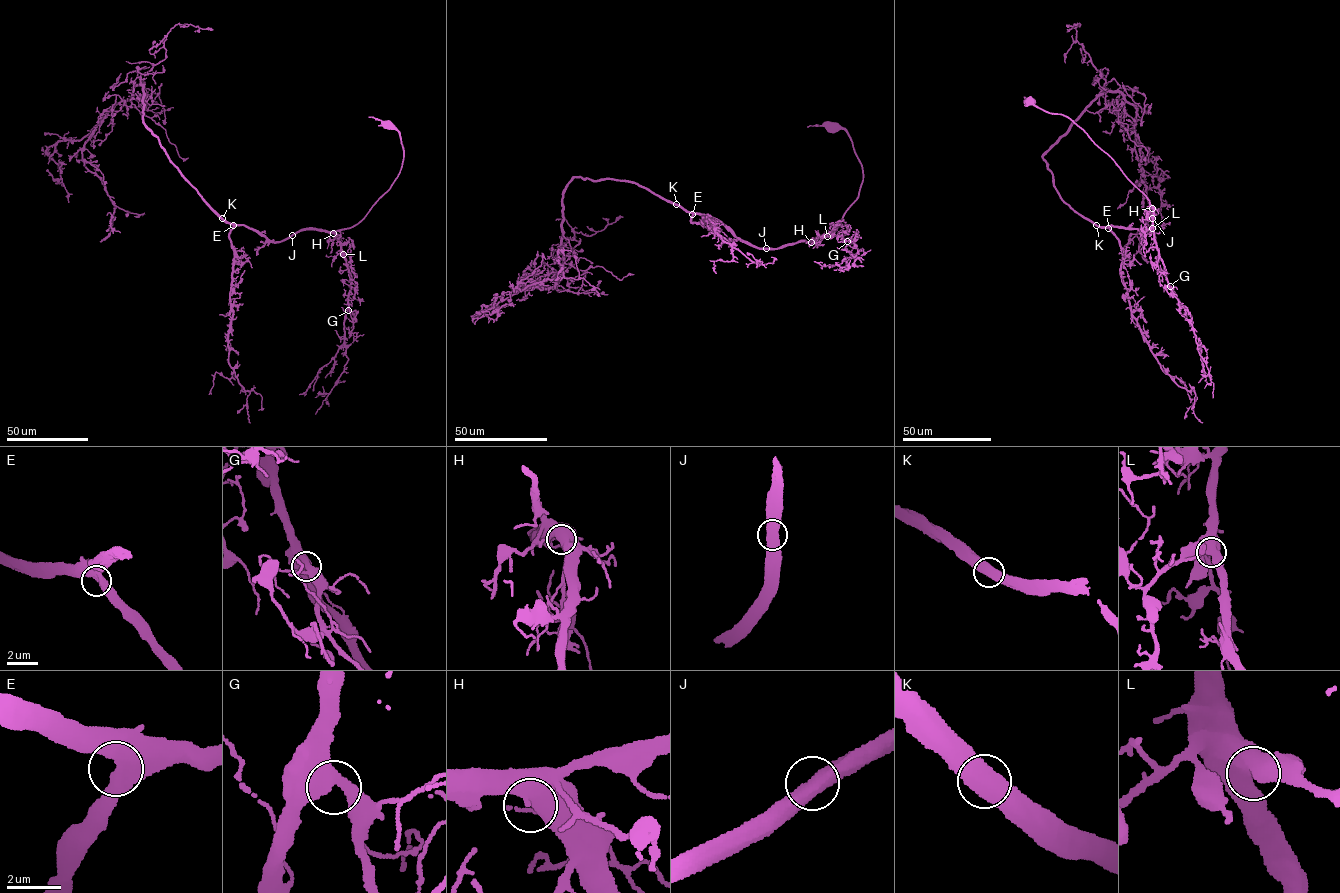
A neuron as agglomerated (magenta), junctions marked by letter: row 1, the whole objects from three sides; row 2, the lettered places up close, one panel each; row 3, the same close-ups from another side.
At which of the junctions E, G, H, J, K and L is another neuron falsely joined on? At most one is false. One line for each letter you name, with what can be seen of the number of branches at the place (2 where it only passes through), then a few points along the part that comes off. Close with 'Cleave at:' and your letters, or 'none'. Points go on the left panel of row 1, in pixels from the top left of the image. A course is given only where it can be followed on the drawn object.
Cleave at: none

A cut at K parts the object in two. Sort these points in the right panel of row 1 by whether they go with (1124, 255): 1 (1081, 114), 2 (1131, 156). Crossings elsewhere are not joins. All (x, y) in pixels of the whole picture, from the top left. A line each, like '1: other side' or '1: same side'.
1: other side
2: other side

